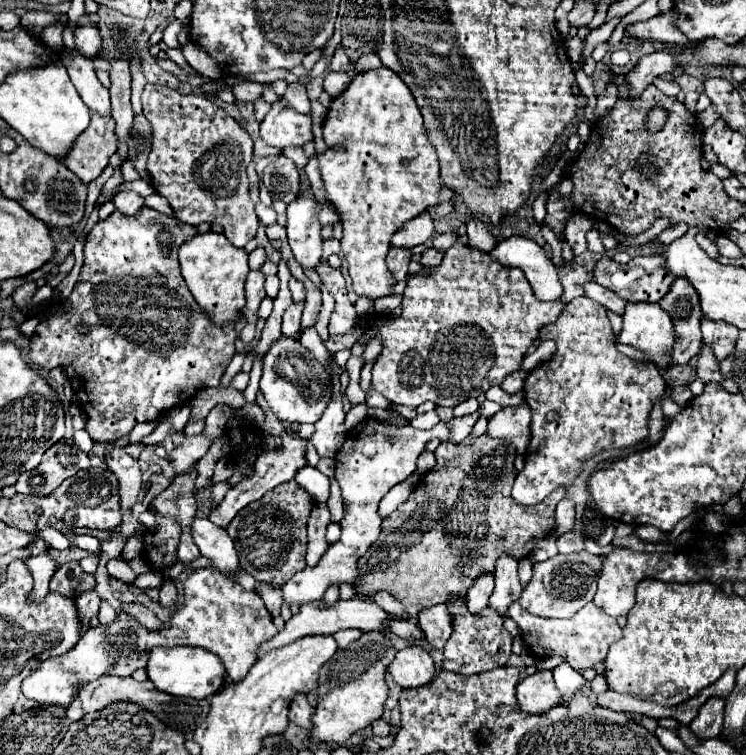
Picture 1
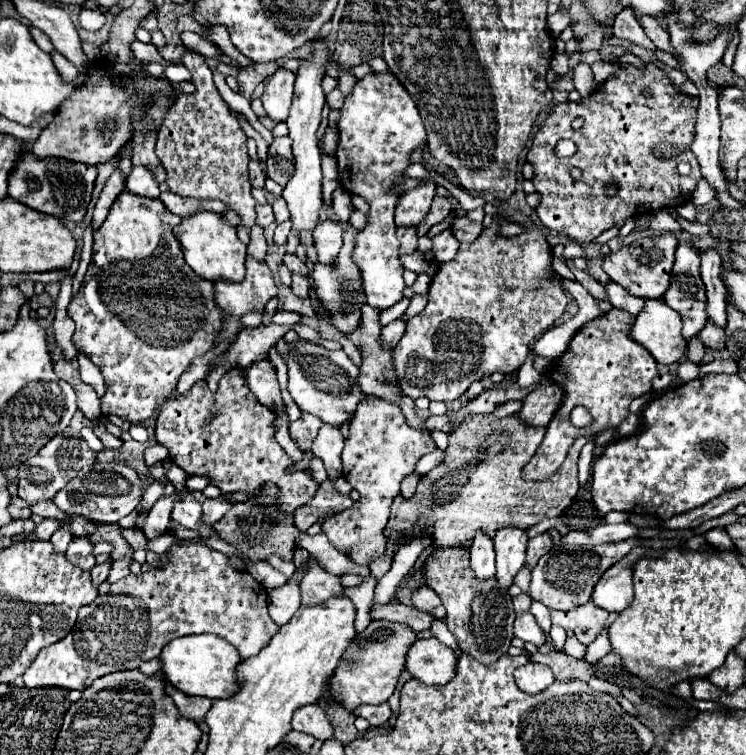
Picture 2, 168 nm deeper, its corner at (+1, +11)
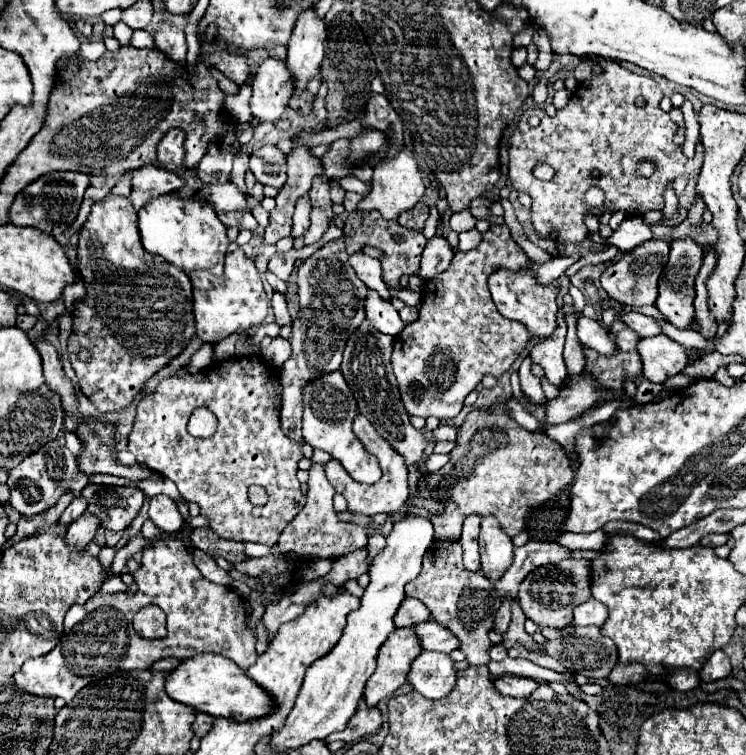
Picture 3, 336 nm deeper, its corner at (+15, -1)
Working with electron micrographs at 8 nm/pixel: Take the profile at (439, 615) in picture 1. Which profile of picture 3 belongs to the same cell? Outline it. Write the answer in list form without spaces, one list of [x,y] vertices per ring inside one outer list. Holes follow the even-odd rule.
[[[404,598],[396,616],[394,616],[394,624],[398,628],[402,626],[412,626],[418,622],[428,622],[430,620],[430,610],[418,600],[418,598]]]

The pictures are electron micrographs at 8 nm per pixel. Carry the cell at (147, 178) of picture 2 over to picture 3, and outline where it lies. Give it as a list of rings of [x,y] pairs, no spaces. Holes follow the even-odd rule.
[[[152,164],[132,170],[130,178],[132,178],[130,200],[136,210],[140,210],[148,200],[184,186],[174,172],[164,172],[162,168],[156,168]]]

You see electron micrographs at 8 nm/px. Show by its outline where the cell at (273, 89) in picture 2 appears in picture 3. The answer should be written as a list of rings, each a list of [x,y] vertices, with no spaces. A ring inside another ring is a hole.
[[[268,58],[264,64],[260,64],[260,68],[252,80],[250,108],[252,108],[254,118],[260,122],[278,122],[284,108],[288,106],[290,96],[292,96],[292,76],[288,76],[288,68],[284,68],[284,62]]]

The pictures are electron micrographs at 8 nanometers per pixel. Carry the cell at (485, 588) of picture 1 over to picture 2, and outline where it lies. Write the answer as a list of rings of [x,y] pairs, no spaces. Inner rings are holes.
[[[478,532],[474,536],[474,542],[470,546],[470,566],[476,572],[478,580],[486,580],[490,576],[494,576],[496,572],[496,564],[494,564],[494,546],[492,546],[492,538],[486,536],[484,532]]]

